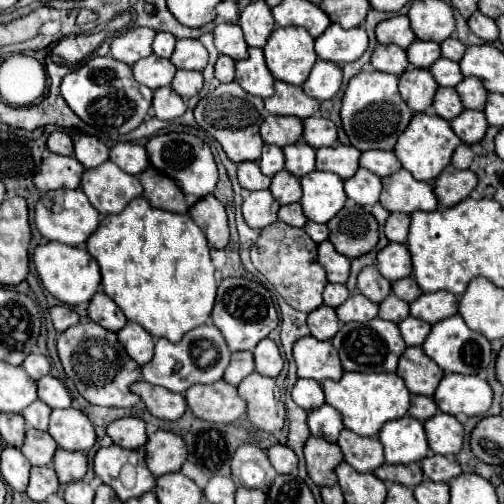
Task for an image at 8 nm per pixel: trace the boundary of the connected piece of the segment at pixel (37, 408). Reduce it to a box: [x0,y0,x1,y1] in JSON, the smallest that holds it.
[22,399,52,431]

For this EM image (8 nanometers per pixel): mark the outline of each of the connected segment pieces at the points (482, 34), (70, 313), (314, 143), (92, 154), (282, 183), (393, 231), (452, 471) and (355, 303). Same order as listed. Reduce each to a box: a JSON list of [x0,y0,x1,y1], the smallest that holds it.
[[468,11,498,43],[50,305,78,333],[304,115,336,149],[74,135,108,169],[270,171,300,205],[384,213,410,243],[422,455,462,483],[336,293,378,323]]

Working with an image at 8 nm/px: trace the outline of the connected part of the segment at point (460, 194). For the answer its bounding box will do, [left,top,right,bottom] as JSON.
[434,165,478,207]

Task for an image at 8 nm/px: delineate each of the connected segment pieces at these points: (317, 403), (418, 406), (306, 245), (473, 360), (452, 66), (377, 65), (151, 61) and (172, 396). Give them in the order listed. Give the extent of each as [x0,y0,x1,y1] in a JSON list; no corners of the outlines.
[[292,379,324,411],[408,395,438,421],[252,221,328,313],[422,315,492,377],[428,57,464,87],[372,45,408,75],[132,55,176,91],[130,381,186,421]]

